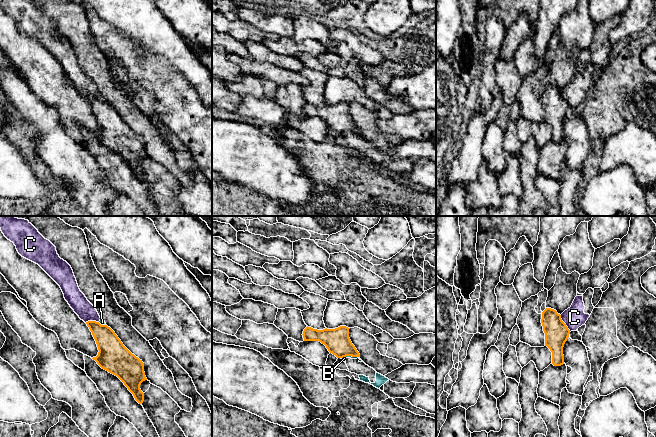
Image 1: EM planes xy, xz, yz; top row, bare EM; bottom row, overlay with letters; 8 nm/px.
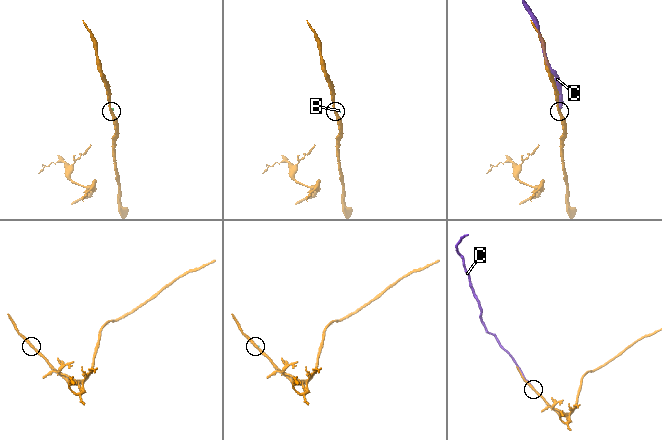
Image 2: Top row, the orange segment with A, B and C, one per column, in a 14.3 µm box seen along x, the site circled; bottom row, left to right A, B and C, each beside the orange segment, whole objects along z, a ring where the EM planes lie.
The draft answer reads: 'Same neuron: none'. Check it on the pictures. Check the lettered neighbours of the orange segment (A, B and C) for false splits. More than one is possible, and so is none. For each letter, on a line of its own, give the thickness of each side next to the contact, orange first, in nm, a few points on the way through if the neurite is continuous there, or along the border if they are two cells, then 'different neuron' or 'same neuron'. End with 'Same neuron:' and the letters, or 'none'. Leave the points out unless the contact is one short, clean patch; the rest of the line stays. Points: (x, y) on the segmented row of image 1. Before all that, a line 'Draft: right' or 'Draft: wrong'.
Draft: right
A: calibres 220 and 50 nm; border xy (98, 322), (105, 325); different neuron
B: calibres 200 and 30 nm; border xz (358, 356), (343, 356), (341, 358); different neuron
C: calibres 190 and 180 nm; different neuron
Same neuron: none

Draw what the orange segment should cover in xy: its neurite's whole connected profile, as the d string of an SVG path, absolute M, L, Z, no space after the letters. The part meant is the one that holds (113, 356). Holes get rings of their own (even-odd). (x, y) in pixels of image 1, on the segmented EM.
M88 321L86 324L99 350L98 355L92 359L102 369L117 376L133 394L135 400L142 404L144 393L140 385L147 380L142 360L132 354L107 325L101 325L96 321Z

